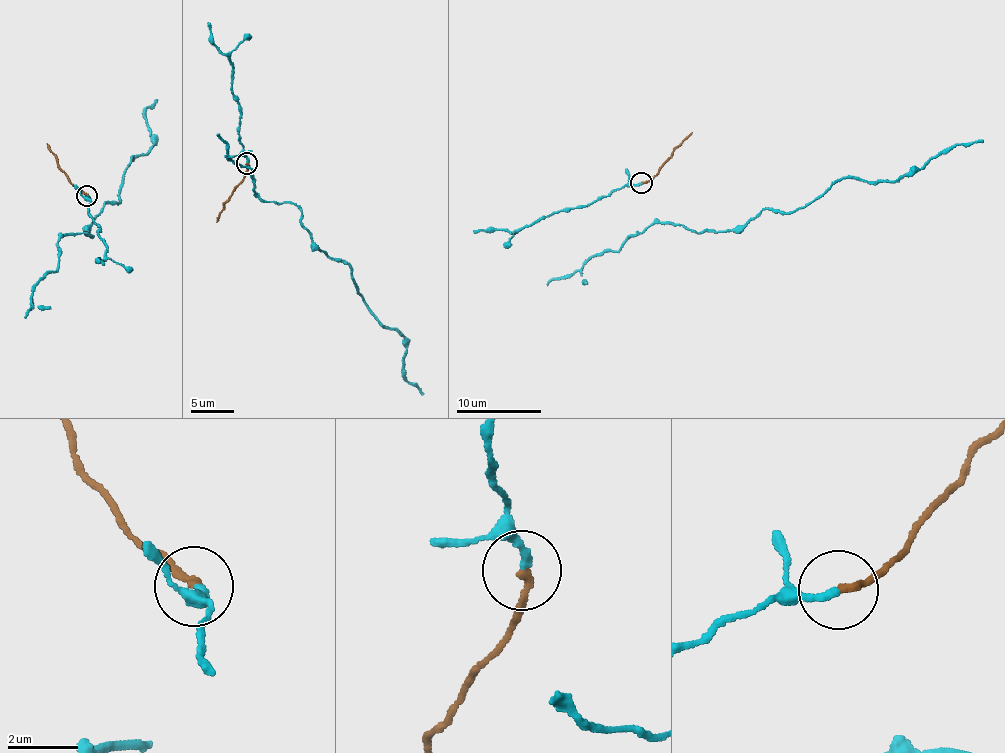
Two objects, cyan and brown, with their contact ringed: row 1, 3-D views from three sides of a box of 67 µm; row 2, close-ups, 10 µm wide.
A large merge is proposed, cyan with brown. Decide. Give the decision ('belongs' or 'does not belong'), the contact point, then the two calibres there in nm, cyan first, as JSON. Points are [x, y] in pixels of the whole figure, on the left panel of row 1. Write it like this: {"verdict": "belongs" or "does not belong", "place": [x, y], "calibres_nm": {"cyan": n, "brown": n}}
{"verdict": "belongs", "place": [86, 195], "calibres_nm": {"cyan": 190, "brown": 200}}

